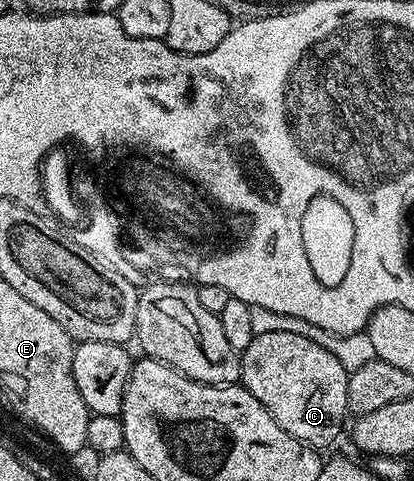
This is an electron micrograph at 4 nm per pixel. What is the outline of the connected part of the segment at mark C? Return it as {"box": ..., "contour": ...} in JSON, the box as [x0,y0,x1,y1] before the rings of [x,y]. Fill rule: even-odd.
{"box":[240,332,348,448],"contour":[[[265,332],[255,335],[240,357],[241,385],[268,408],[284,432],[315,448],[330,446],[341,436],[346,418],[348,422],[348,373],[325,346],[293,332]]]}

